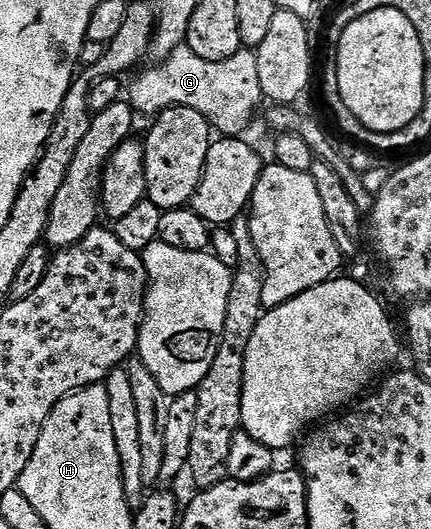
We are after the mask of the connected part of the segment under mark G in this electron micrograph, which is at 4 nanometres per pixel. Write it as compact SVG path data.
M187 43L179 45L156 66L142 72L126 93L137 114L159 116L174 106L197 110L221 136L241 136L264 96L258 77L257 57L253 50L241 48L237 55L220 63L207 62L190 51Z

